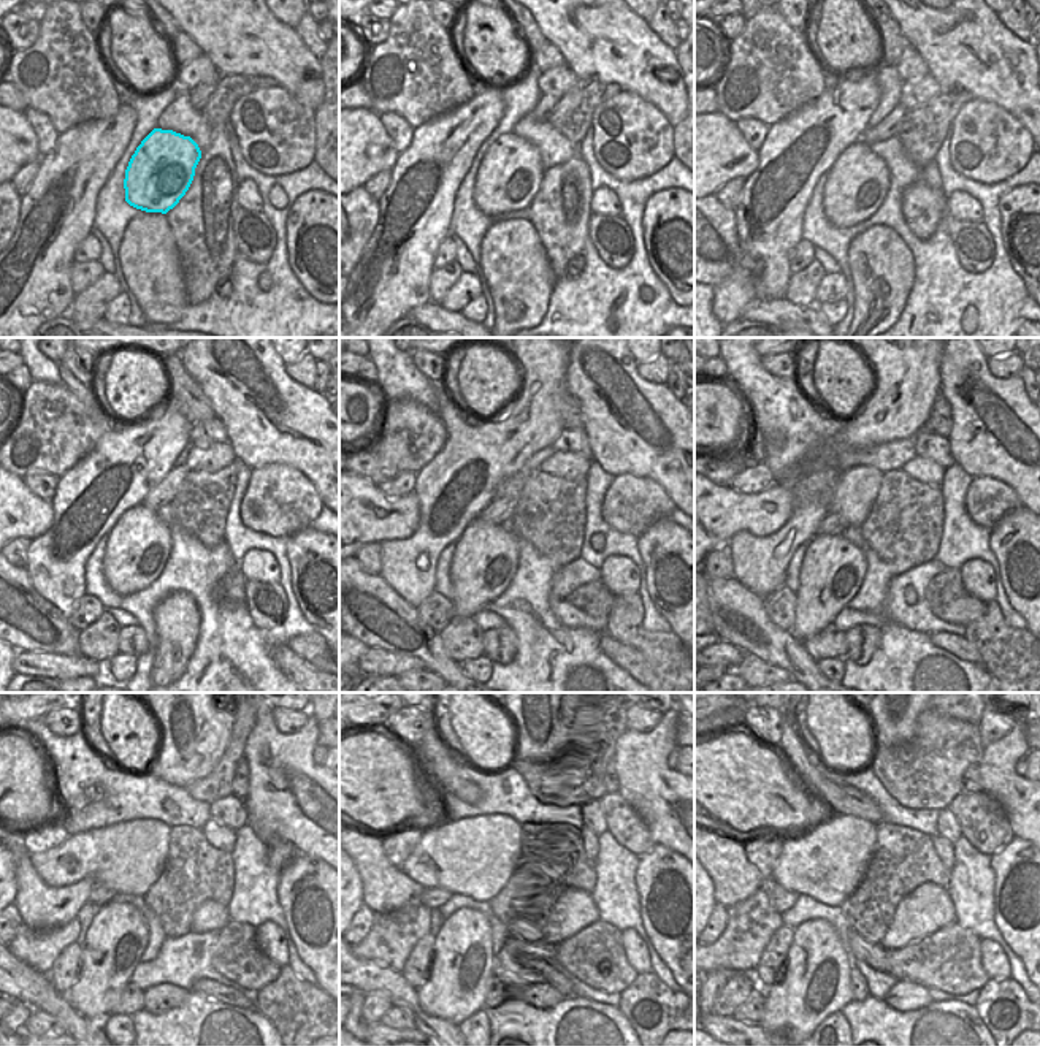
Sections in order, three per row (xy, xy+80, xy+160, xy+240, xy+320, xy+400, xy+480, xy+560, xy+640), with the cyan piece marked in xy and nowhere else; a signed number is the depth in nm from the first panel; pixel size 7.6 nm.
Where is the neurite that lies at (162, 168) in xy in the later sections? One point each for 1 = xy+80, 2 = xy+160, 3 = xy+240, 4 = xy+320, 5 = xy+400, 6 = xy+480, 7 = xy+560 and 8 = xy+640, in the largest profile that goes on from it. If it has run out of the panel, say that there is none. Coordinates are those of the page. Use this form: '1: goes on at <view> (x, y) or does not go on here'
1: goes on at xy+80 (509, 176)
2: goes on at xy+160 (858, 181)
3: goes on at xy+240 (138, 545)
4: goes on at xy+320 (485, 558)
5: goes on at xy+400 (833, 569)
6: goes on at xy+480 (118, 935)
7: goes on at xy+560 (465, 956)
8: goes on at xy+640 (817, 978)

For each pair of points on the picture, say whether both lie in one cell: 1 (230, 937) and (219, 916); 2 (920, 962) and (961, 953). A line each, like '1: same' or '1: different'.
1: different
2: same

